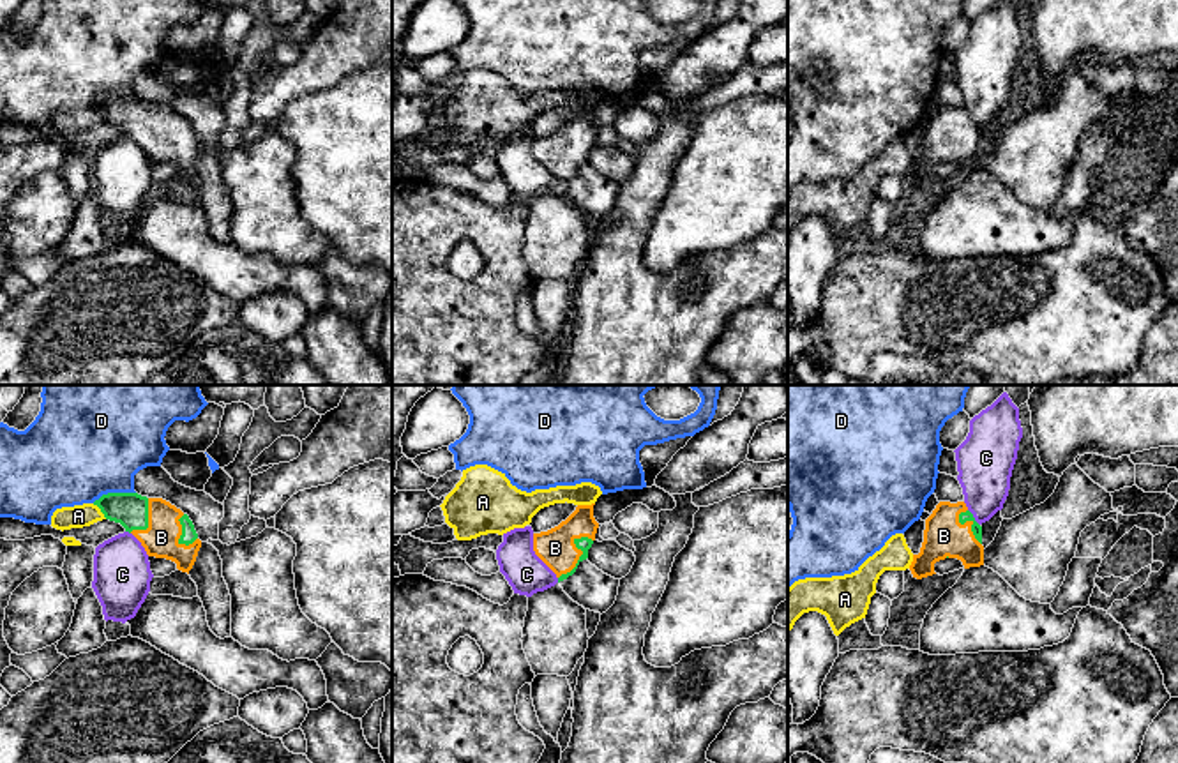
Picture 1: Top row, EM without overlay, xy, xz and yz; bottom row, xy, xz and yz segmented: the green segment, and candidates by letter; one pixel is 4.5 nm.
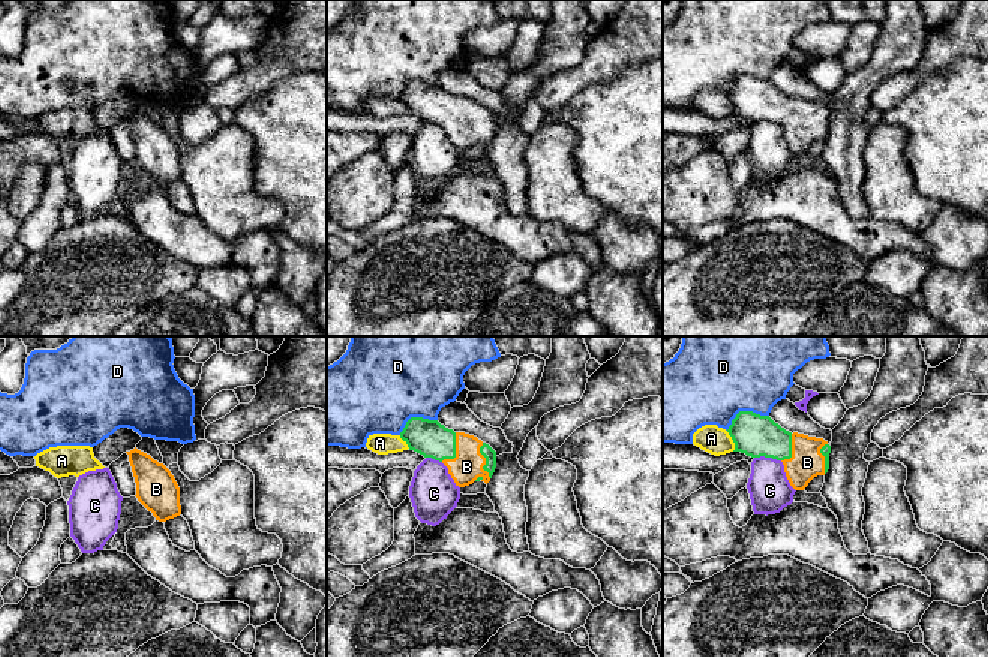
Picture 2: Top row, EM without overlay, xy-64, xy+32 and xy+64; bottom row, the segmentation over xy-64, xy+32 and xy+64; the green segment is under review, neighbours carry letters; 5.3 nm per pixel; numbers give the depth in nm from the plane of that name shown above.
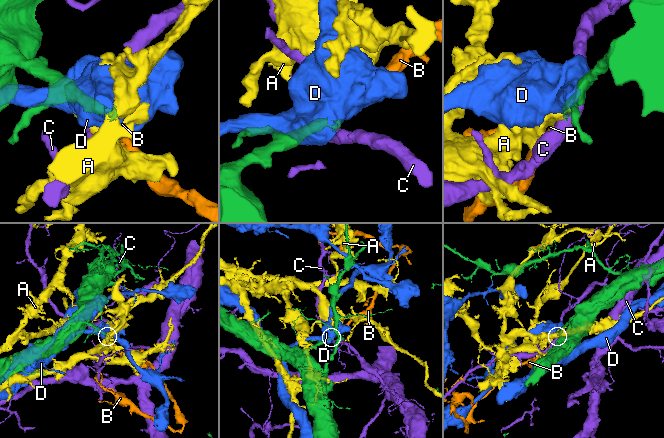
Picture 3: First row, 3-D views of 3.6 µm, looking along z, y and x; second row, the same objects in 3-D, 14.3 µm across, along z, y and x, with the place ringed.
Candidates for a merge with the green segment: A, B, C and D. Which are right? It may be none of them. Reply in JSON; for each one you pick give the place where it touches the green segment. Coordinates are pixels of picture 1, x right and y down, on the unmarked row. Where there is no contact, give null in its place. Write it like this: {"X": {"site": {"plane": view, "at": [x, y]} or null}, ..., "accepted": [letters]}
{"B": {"site": {"plane": "xz", "at": [583, 158]}}, "accepted": ["B"]}

